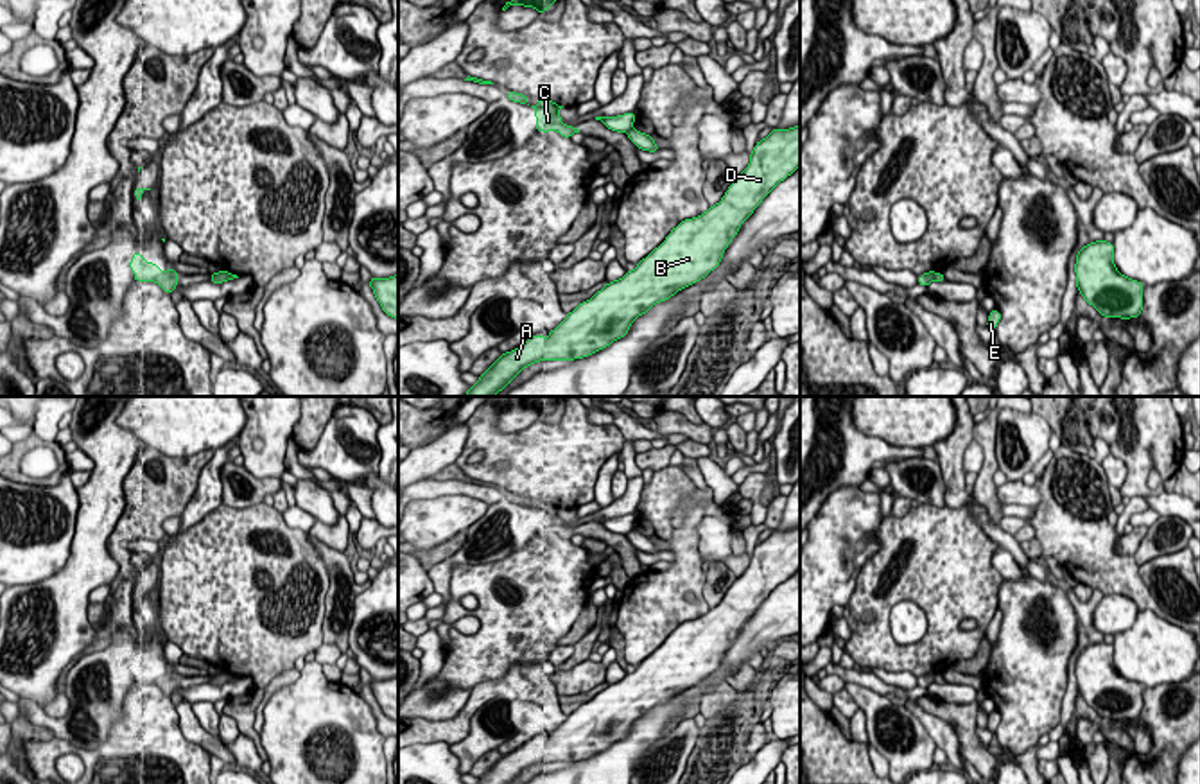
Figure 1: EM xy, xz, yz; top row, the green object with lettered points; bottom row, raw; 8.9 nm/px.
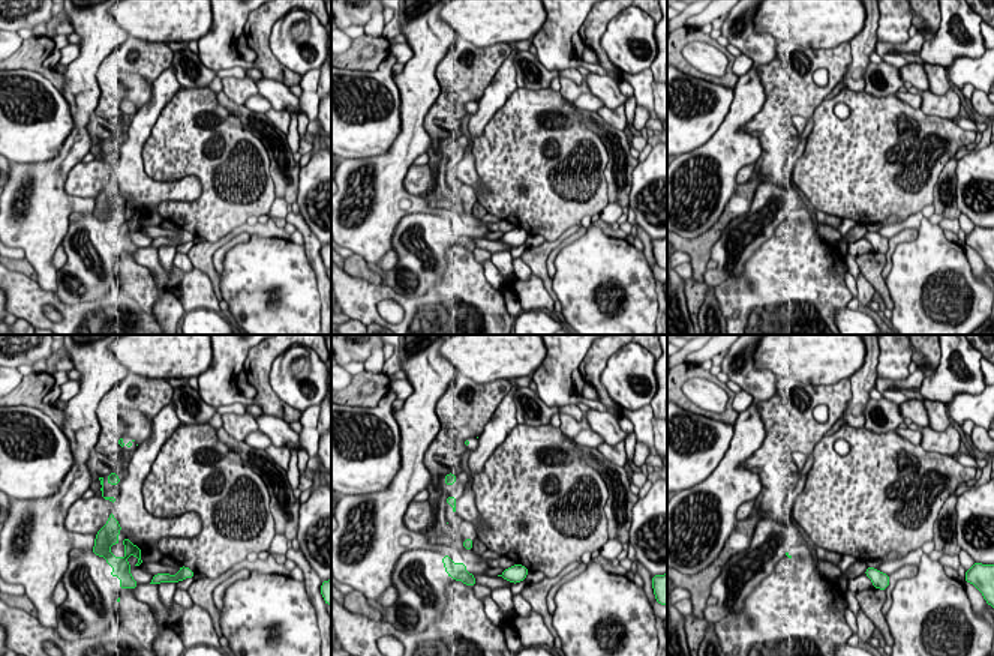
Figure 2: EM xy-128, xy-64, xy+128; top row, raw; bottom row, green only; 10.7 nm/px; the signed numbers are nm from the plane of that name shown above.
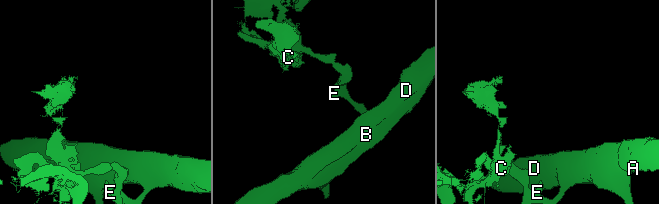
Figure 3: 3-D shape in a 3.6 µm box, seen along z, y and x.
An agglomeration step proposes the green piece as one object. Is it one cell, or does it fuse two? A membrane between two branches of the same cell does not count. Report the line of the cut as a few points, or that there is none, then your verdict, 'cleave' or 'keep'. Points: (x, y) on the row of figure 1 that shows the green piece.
cut in xy along (230, 273), (226, 278); cleave

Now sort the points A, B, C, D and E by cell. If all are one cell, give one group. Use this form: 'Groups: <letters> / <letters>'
Groups: A B D E / C

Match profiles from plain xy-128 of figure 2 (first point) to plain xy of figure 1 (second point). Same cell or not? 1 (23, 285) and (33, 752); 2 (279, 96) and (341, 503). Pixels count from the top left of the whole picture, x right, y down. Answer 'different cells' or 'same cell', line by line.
1: same cell
2: different cells

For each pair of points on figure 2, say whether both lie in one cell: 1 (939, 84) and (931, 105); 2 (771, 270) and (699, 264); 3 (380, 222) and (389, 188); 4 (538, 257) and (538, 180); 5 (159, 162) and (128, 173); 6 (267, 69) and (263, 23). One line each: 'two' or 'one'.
1: two
2: two
3: one
4: two
5: two
6: one

